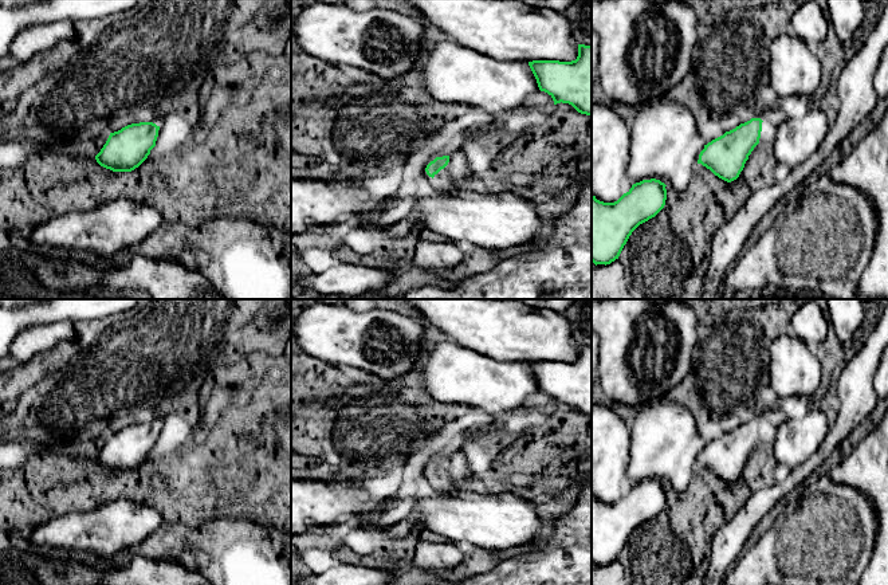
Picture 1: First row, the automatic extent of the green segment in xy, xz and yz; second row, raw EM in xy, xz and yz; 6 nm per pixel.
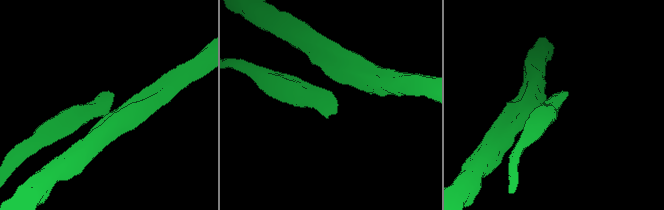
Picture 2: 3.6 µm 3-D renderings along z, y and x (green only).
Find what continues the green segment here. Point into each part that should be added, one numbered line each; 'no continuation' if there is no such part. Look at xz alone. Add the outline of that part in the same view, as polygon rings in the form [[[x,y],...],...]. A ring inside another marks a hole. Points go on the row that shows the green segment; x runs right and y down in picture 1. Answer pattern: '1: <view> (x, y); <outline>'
1: xz (458, 169); [[[457,149],[449,156],[448,165],[435,174],[433,184],[439,192],[451,193],[459,189],[459,182],[468,181],[472,177],[475,174],[467,162],[464,152]]]

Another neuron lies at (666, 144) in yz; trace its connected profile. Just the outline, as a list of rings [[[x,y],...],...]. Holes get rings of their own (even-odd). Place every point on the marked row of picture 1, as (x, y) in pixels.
[[[664,97],[655,98],[639,107],[630,127],[626,176],[633,184],[656,178],[681,192],[689,185],[703,149],[692,113]]]

